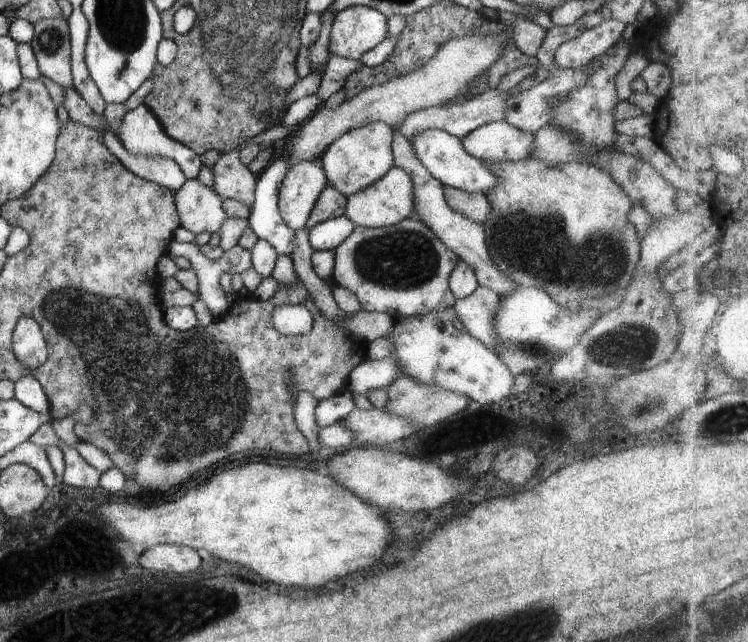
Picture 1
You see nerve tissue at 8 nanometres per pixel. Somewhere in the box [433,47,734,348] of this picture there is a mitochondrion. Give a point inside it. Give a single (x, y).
(529, 225)

